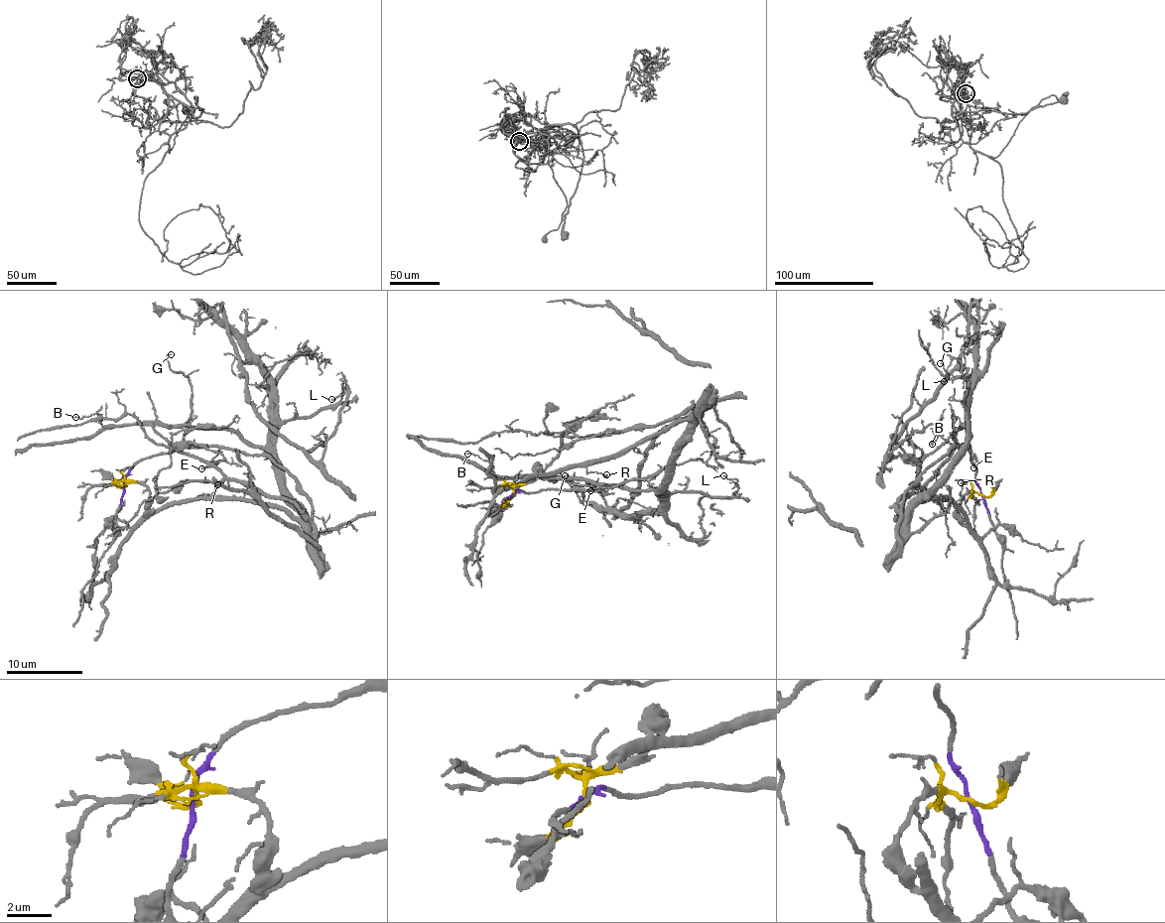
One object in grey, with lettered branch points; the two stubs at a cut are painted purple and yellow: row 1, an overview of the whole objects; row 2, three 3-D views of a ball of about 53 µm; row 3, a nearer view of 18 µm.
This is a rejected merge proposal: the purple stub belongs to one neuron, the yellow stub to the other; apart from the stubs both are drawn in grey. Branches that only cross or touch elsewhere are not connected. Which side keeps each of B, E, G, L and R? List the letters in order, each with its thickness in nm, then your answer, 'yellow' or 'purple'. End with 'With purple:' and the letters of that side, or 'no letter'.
B: calibre 110 nm; yellow
E: calibre 150 nm; purple
G: calibre 130 nm; purple
L: calibre 120 nm; yellow
R: calibre 140 nm; yellow
With purple: E, G

